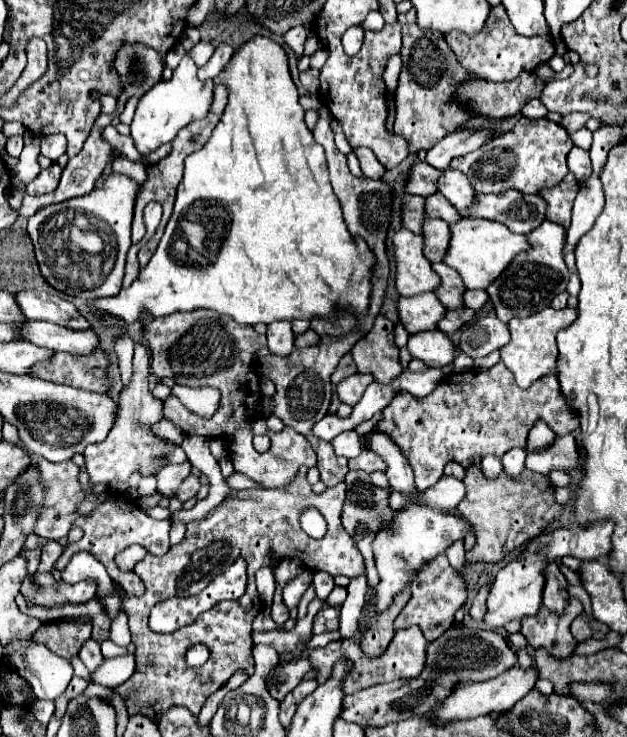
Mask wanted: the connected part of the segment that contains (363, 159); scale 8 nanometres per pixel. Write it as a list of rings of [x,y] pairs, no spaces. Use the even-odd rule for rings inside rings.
[[[358,148],[358,150],[354,150],[354,152],[356,152],[358,160],[360,160],[360,168],[362,168],[362,174],[364,174],[364,176],[376,178],[376,180],[384,176],[386,168],[376,160],[376,156],[374,156],[368,148]]]

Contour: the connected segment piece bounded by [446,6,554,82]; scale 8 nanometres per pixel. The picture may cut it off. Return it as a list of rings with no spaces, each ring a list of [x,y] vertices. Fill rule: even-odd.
[[[504,6],[492,8],[492,16],[488,16],[488,22],[480,30],[480,34],[470,38],[460,32],[450,32],[450,34],[446,34],[446,40],[456,54],[456,60],[460,60],[460,64],[468,72],[472,72],[484,80],[490,80],[490,82],[514,80],[522,70],[534,70],[538,64],[544,64],[554,56],[552,38],[550,36],[532,36],[532,38],[520,36],[512,28],[508,14],[504,12]]]

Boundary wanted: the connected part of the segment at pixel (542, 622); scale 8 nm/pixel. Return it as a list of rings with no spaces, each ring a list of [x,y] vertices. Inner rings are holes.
[[[570,598],[570,604],[566,606],[562,616],[542,606],[536,616],[522,620],[522,634],[528,638],[528,644],[536,650],[542,648],[552,658],[564,660],[564,656],[574,656],[578,644],[576,638],[566,630],[566,624],[572,624],[572,620],[580,612],[582,604],[576,598]]]

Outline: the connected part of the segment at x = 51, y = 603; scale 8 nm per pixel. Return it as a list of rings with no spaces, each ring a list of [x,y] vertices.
[[[34,572],[22,580],[20,594],[26,602],[44,608],[62,608],[66,604],[86,604],[96,594],[94,582],[76,582],[66,584],[64,580],[56,580],[52,572]]]

